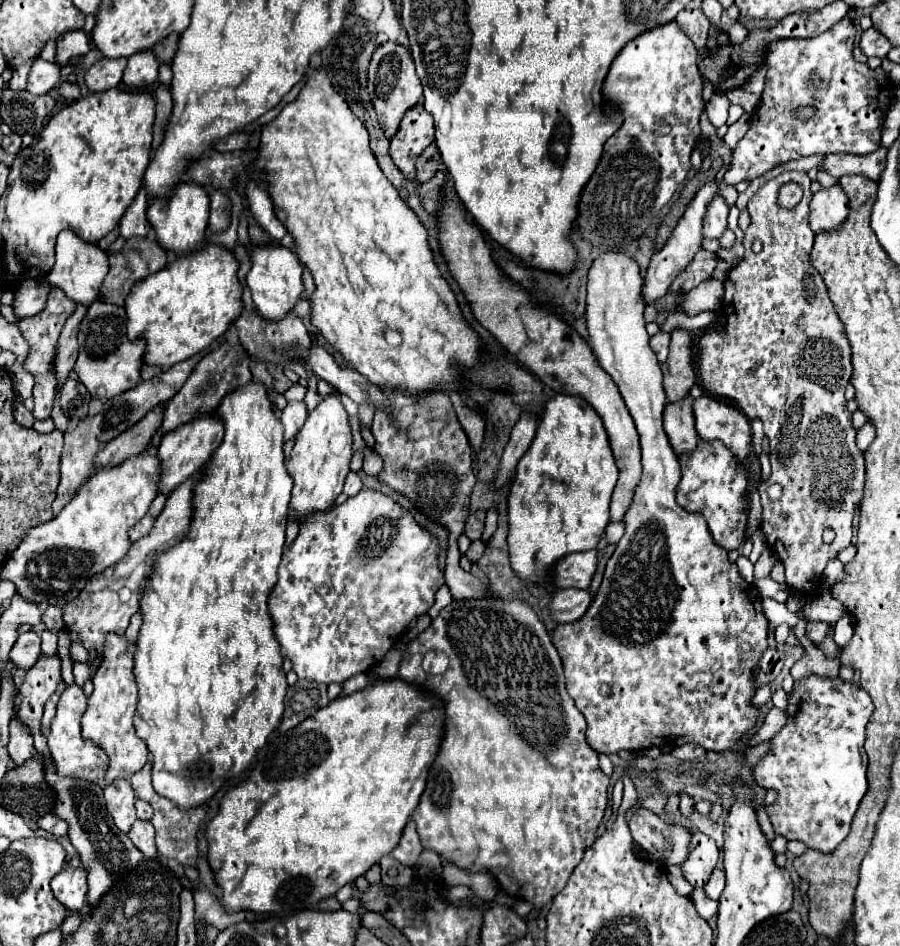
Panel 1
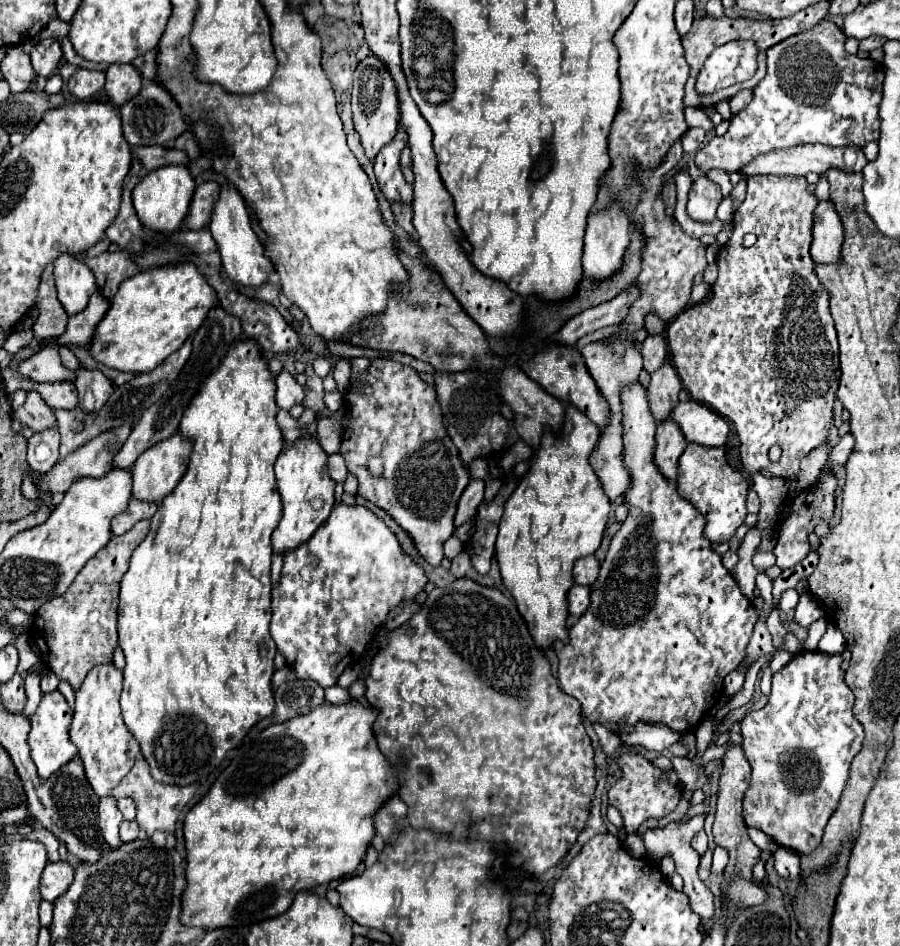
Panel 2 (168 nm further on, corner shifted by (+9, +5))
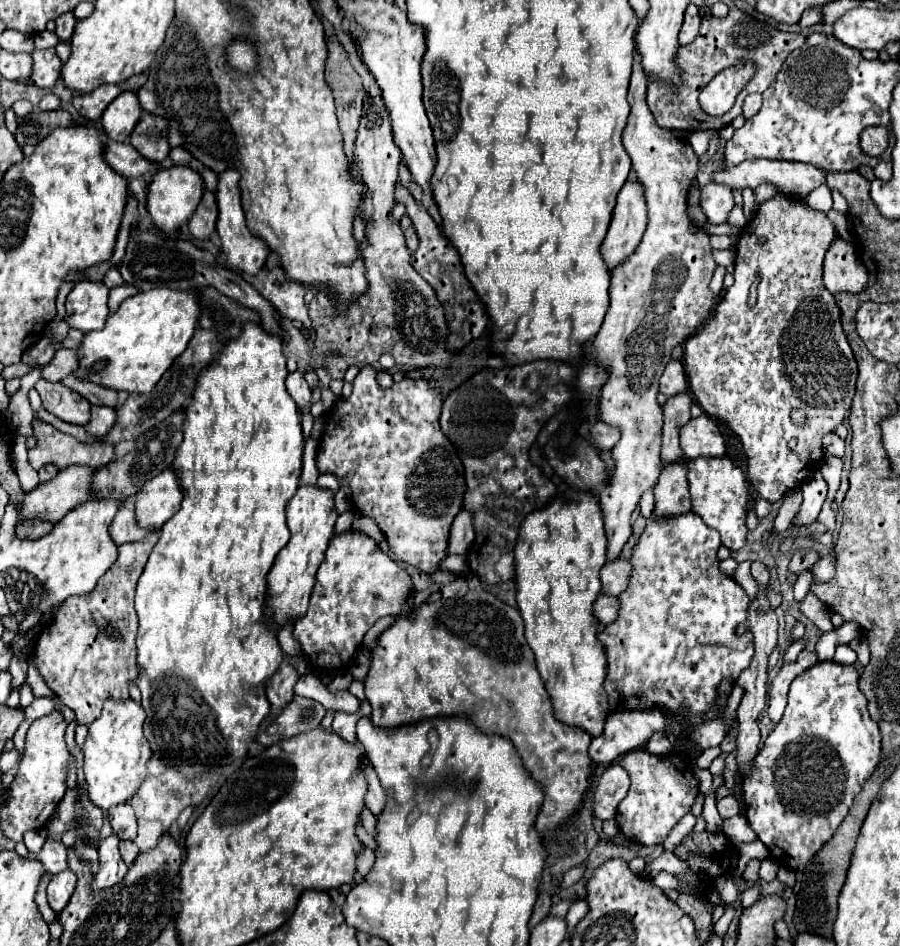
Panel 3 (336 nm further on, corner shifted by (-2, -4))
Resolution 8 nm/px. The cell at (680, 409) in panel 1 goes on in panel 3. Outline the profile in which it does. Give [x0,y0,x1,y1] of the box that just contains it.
[653,461,691,517]

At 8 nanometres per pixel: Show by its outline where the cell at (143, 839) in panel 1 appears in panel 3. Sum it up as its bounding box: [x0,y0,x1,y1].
[119,841,139,865]

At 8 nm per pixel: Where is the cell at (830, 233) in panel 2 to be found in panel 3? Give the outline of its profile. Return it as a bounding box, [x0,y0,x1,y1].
[823,235,867,295]

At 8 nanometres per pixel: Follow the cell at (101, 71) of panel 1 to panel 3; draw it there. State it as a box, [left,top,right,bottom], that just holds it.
[73,85,123,121]

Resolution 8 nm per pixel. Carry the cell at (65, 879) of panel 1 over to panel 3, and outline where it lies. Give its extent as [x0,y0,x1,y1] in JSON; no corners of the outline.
[47,869,77,913]

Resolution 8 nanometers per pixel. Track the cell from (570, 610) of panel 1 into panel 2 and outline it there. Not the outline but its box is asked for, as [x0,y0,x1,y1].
[568,586,590,618]

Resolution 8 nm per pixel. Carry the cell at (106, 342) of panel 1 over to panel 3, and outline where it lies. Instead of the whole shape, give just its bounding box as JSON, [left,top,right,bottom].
[87,405,115,437]

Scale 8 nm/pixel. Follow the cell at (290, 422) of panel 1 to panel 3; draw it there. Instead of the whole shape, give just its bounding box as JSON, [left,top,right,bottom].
[287,371,313,409]

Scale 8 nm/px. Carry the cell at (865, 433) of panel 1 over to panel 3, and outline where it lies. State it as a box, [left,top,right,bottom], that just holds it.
[795,471,827,525]

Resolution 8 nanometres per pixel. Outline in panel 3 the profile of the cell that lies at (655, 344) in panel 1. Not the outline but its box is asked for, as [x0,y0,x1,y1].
[659,359,687,397]

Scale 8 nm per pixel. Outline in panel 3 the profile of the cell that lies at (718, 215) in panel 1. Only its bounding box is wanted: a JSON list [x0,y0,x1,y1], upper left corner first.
[701,183,733,225]

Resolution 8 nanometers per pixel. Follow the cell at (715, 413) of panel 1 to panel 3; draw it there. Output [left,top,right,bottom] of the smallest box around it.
[681,415,725,459]

